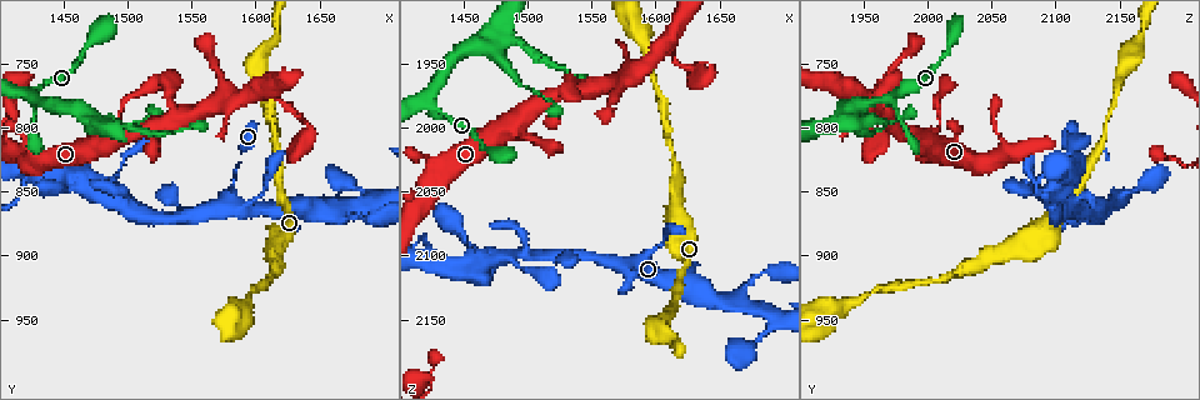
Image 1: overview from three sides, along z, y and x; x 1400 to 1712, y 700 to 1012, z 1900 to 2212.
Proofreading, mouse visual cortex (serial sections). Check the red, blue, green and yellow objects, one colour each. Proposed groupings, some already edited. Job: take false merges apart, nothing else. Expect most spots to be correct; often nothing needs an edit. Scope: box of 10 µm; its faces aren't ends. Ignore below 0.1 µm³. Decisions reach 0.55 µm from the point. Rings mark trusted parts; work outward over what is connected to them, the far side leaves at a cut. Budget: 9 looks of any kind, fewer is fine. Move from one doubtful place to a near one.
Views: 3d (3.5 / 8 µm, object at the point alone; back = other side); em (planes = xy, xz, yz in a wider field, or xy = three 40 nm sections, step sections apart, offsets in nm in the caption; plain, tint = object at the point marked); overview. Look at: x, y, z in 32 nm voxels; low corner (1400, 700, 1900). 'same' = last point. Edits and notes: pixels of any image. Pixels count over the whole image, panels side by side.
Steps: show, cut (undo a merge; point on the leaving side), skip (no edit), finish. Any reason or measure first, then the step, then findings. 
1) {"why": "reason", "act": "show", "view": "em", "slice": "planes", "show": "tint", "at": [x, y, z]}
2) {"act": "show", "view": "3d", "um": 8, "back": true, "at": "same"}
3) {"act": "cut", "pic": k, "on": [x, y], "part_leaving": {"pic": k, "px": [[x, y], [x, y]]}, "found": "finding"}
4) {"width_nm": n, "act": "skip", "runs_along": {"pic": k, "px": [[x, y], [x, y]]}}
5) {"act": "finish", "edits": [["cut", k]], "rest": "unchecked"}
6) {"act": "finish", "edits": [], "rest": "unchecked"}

{"why": "two arms in line, one across", "act": "show", "view": "3d", "um": 3.5, "at": [1660, 868, 2136]}

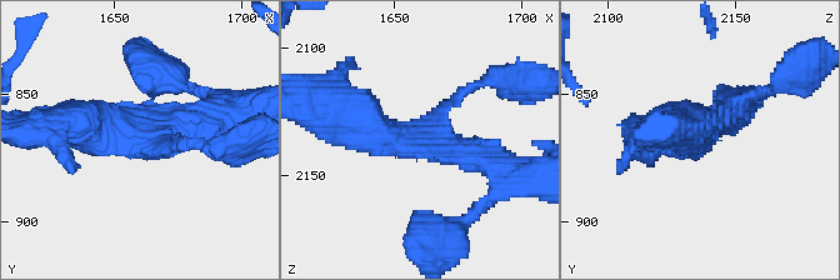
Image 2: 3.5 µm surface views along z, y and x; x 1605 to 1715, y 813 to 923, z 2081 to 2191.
{"arm_widths_nm": [150, 300, 600], "act": "skip", "runs_along": {"pic": 2, "px": [[348, 116], [496, 168]]}, "found": "continuous, no second cell"}

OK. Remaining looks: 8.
{"why": "sharp bend", "act": "show", "view": "3d", "um": 8, "at": [1600, 744, 2158]}

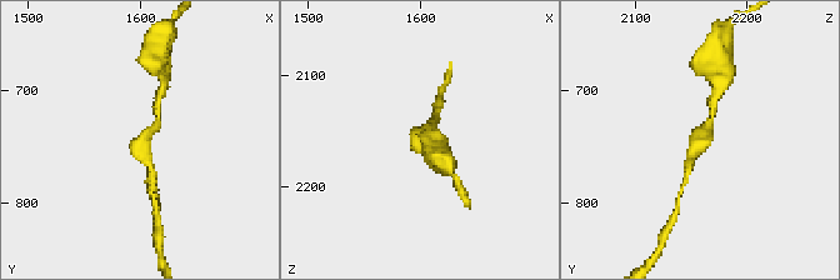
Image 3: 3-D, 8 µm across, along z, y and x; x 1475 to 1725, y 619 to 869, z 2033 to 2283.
{"why": "zoom in", "act": "show", "view": "3d", "um": 3.5, "at": "same"}

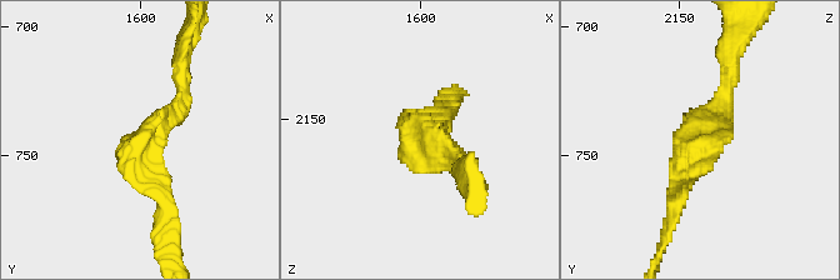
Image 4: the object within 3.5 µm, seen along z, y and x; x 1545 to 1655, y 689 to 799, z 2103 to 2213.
{"why": "need the tissue", "act": "show", "view": "em", "slice": "xy", "step": 5, "show": "tint", "at": [1603, 744, 2156]}

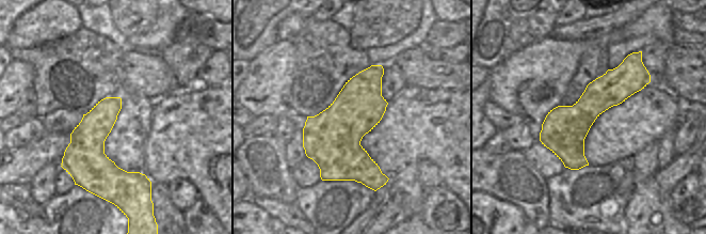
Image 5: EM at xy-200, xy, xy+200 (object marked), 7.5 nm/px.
{"act": "skip", "runs_along": {"pic": 5, "px": [[631, 65], [568, 128], [567, 165]]}, "found": "one cell here"}

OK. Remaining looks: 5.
{"why": "a narrow waist", "act": "show", "view": "3d", "um": 8, "at": [1420, 814, 2024]}

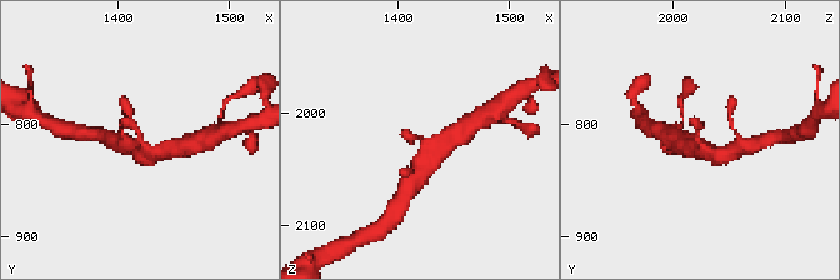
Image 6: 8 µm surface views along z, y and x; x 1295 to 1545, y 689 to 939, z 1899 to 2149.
{"arm_widths_nm": [250, 500], "act": "show", "view": "em", "slice": "planes", "show": "tint", "at": "same"}

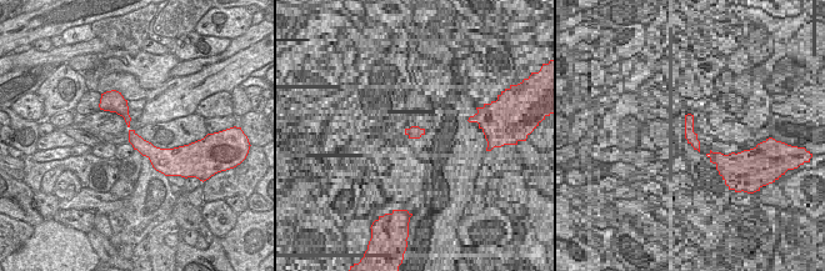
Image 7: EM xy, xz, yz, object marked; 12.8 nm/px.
{"act": "skip", "runs_along": {"pic": 7, "px": [[111, 105], [159, 167]]}, "found": "continuous, no second cell"}

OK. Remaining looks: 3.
{"why": "narrows sharply", "act": "show", "view": "3d", "um": 3.5, "back": true, "at": [1494, 830, 2110]}

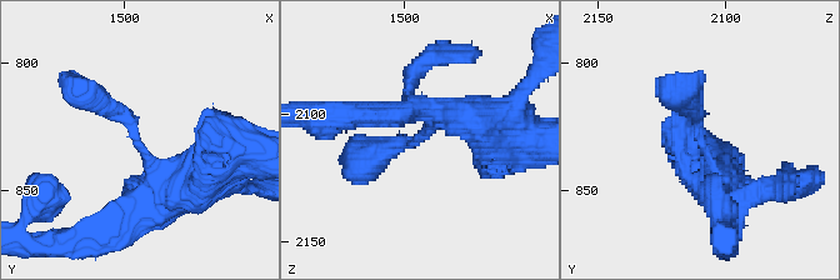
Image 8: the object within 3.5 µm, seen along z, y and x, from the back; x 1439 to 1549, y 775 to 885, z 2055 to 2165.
{"act": "skip", "found": "continuous, no second cell"}

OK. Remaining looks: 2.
{"act": "finish", "edits": [], "rest": "unchecked"}

